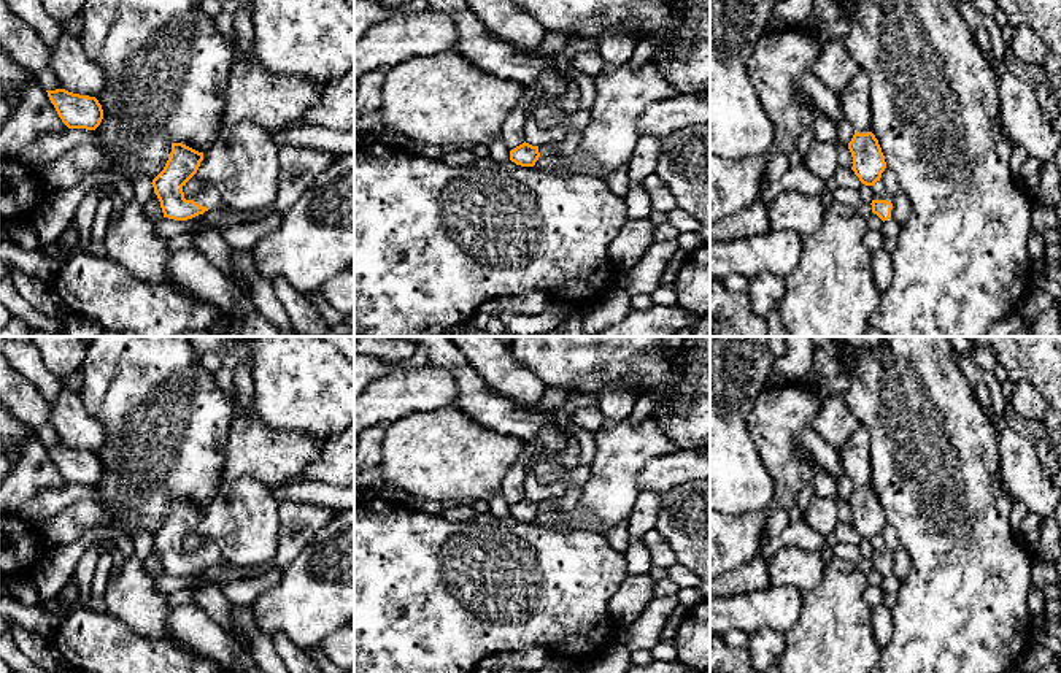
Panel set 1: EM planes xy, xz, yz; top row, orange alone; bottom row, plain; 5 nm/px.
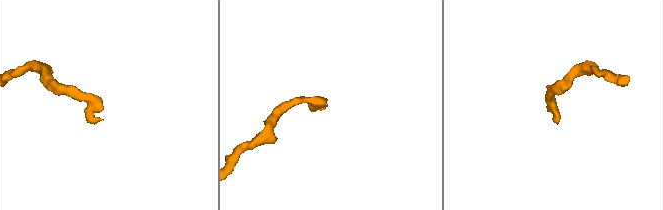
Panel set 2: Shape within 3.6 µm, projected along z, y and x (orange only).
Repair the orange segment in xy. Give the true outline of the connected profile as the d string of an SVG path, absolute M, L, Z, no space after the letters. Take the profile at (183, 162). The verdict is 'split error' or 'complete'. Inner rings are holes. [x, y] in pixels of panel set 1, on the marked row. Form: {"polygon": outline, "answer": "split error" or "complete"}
{"polygon": "M172 143L172 152L164 170L151 183L164 217L187 221L211 210L230 211L214 189L199 189L187 195L183 192L183 186L197 173L202 160L203 152L183 143Z", "answer": "split error"}

